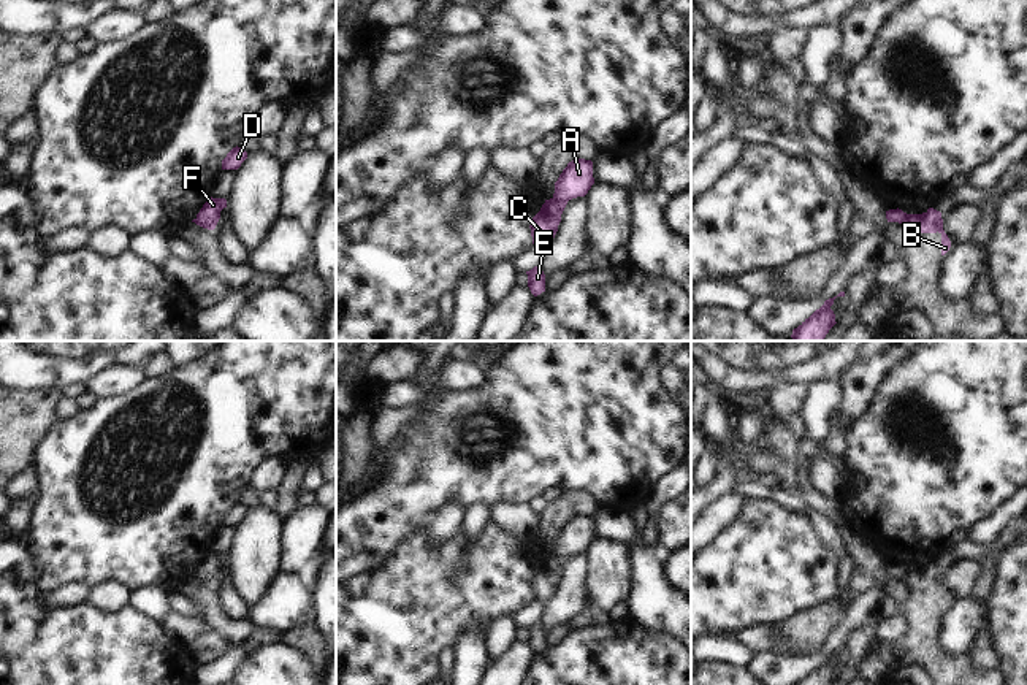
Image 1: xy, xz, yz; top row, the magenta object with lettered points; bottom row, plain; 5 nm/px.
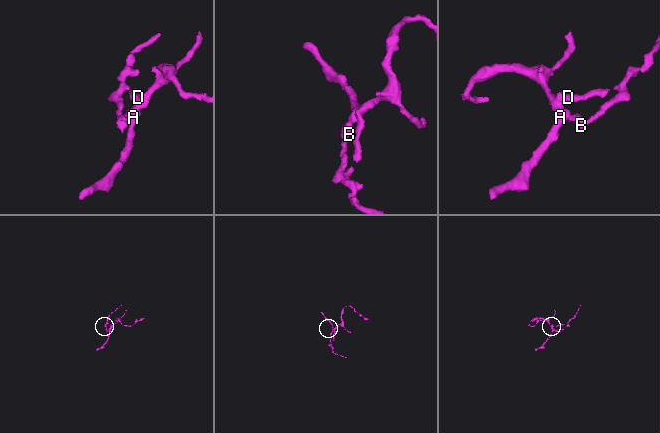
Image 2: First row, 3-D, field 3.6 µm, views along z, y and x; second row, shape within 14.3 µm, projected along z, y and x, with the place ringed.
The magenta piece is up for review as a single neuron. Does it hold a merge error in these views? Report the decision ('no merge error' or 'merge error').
merge error

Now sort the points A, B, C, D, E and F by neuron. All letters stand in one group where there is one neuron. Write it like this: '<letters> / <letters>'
A D F / B C E

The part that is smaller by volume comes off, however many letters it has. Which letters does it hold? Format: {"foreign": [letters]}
{"foreign": ["B", "C", "E"]}

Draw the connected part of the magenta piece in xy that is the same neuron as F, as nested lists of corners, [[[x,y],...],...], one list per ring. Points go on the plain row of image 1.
[[[209,552],[200,564],[200,568],[197,569],[197,576],[200,576],[208,585],[214,585],[220,574],[220,566],[223,563],[227,563],[225,553]]]

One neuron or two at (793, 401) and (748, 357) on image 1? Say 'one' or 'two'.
two

